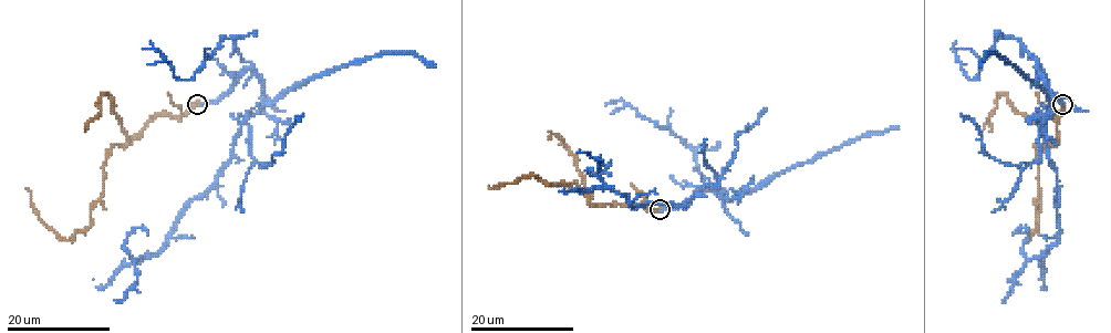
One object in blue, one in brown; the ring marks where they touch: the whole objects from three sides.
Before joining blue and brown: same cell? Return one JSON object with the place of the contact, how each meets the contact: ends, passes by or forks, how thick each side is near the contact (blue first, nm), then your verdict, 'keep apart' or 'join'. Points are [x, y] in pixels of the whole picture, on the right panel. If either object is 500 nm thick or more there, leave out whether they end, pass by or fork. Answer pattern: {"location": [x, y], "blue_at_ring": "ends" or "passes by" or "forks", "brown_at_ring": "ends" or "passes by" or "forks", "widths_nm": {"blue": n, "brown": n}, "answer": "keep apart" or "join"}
{"location": [1062, 104], "widths_nm": {"blue": 380, "brown": 600}, "answer": "join"}

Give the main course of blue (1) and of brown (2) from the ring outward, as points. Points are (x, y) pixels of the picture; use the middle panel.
1: (661, 209), (709, 186), (724, 193), (704, 186), (685, 204), (632, 206), (587, 169), (595, 175), (610, 160)
2: (661, 209), (593, 205), (577, 184), (559, 183), (554, 186), (533, 176), (488, 188)

